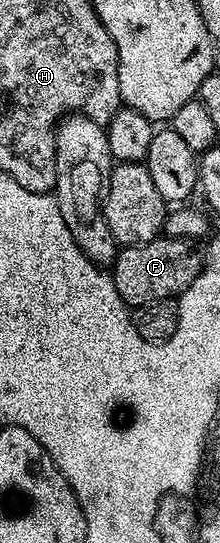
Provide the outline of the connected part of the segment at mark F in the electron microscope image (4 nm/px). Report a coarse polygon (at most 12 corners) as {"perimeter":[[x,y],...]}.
{"perimeter":[[159,236],[118,249],[111,273],[131,308],[176,299],[202,251]]}

